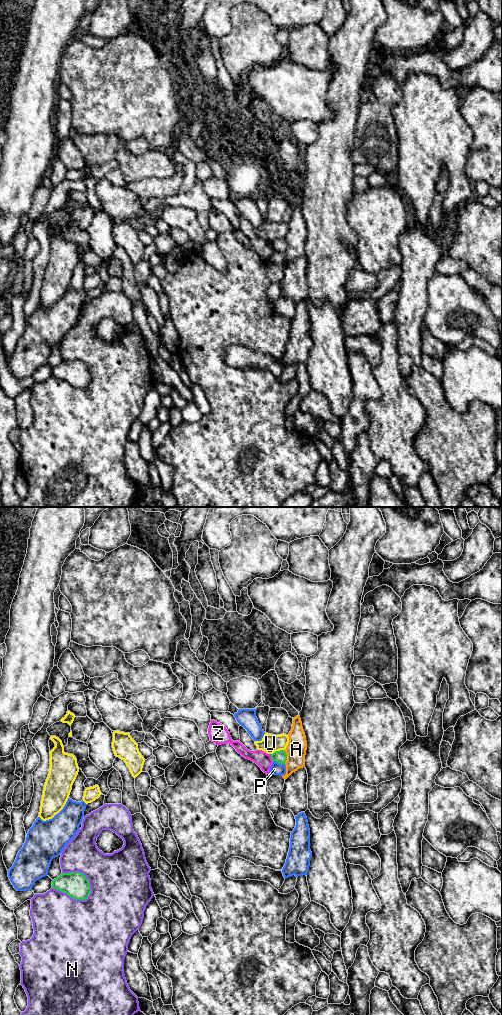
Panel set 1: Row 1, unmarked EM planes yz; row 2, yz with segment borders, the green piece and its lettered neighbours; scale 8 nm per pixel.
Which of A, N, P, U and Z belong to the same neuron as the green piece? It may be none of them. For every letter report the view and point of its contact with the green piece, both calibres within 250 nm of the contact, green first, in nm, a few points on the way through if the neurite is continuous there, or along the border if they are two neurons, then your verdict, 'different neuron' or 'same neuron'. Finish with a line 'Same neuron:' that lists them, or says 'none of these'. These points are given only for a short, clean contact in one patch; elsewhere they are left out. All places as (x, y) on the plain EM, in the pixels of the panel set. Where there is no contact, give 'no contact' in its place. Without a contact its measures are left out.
A: yz (286, 245) | 100/160 nm | different neuron
N: yz (72, 385) | 200/480 nm | different neuron
P: yz (279, 251) | 100/100 nm | different neuron
U: yz (277, 239) | 100/150 nm | different neuron
Z: yz (271, 245) | 100/120 nm | along yz (270, 244), (273, 248) | different neuron
Same neuron: none of these

